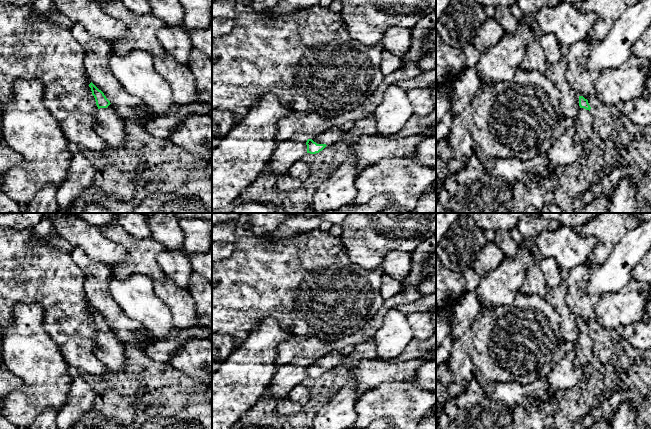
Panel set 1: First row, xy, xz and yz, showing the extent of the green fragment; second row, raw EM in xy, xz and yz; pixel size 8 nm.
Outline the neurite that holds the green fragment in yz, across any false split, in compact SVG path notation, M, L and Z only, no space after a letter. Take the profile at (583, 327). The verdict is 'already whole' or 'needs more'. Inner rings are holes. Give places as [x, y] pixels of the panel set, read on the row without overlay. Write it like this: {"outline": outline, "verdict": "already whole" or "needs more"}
{"outline": "M579 320L579 330L580 334L578 339L571 344L570 348L576 353L575 365L584 366L594 358L593 355L593 340L590 336L590 329L588 324L583 320Z", "verdict": "needs more"}

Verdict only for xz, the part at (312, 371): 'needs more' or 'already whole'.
needs more

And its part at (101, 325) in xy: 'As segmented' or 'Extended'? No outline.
Extended

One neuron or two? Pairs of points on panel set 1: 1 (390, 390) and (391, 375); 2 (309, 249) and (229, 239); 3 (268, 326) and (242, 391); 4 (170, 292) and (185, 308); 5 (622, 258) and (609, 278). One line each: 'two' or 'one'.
1: two
2: two
3: one
4: one
5: one

